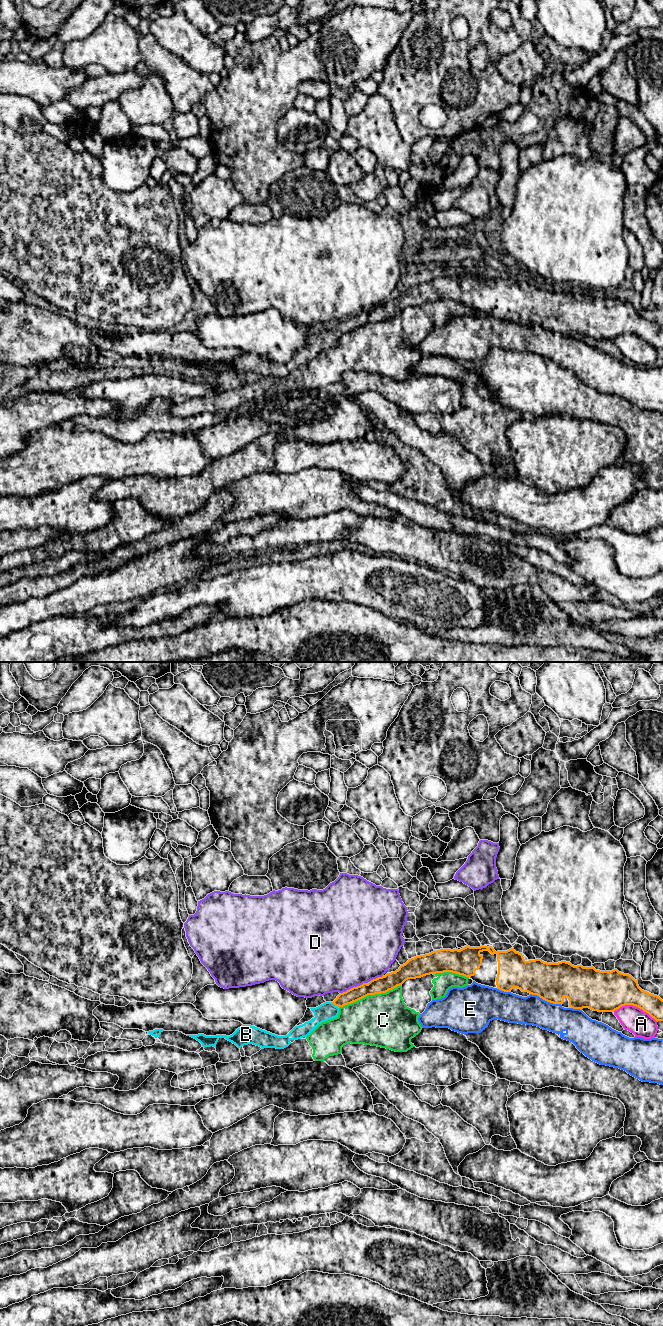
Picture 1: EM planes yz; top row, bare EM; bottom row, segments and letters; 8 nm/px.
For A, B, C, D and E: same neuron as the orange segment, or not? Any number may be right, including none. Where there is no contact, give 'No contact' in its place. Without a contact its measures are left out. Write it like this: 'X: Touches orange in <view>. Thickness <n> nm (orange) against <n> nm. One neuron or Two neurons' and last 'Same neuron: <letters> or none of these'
A: Touches orange in yz. Thickness 320 nm (orange) against 200 nm. Two neurons
B: Touches orange in yz. Thickness 120 nm (orange) against 140 nm. One neuron
C: Touches orange in yz. Thickness 130 nm (orange) against 440 nm. Two neurons
D: Touches orange in yz. Thickness 130 nm (orange) against 500 nm. Two neurons
E: Touches orange in yz. Thickness 300 nm (orange) against 240 nm. Two neurons
Same neuron: B

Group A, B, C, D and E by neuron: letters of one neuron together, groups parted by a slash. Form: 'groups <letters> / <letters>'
groups A / B / C / D / E

